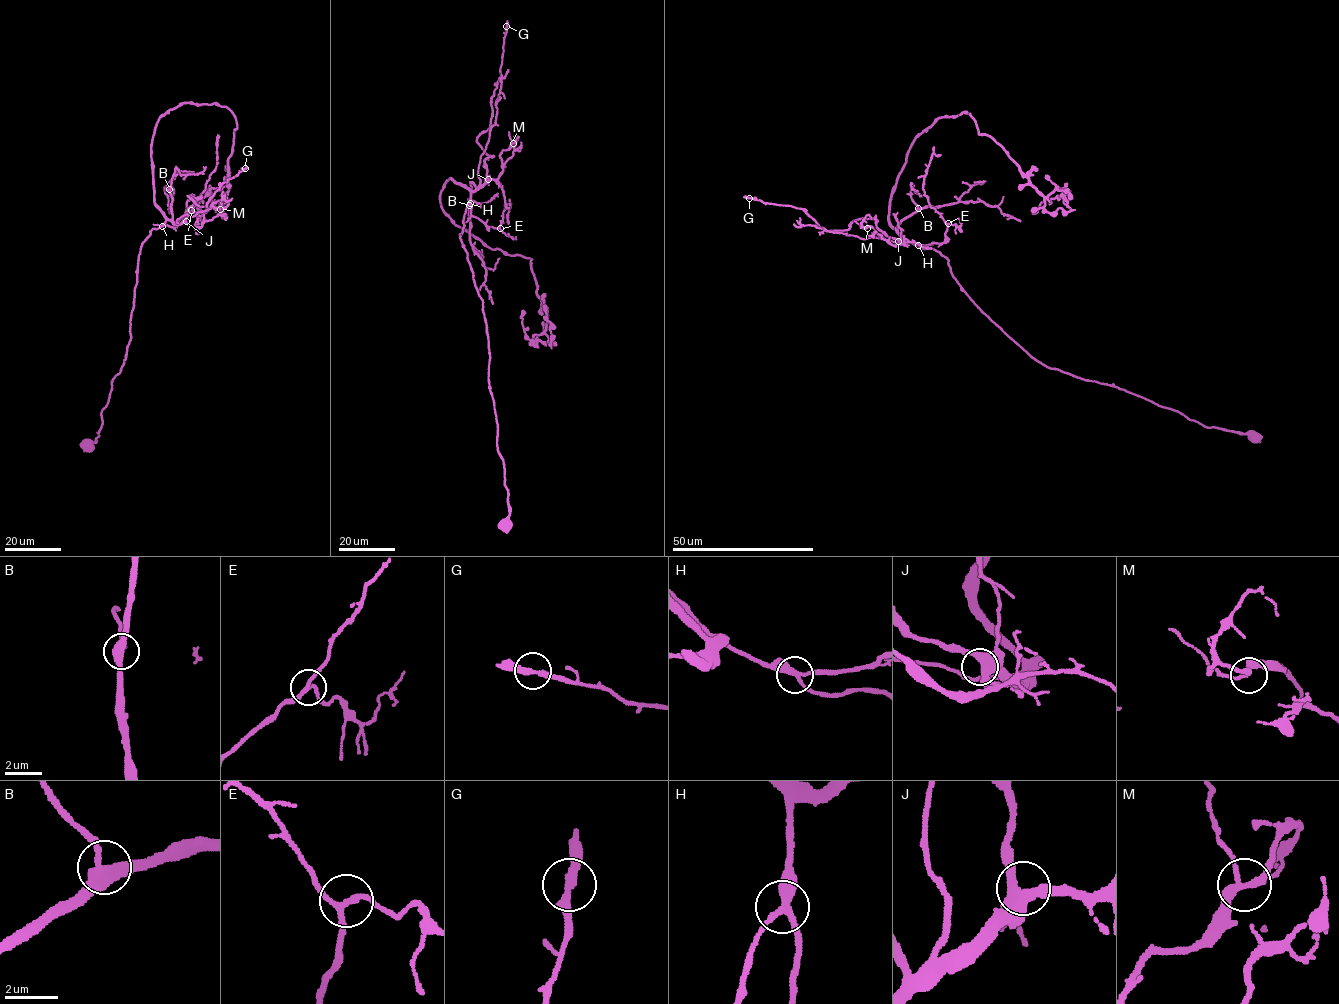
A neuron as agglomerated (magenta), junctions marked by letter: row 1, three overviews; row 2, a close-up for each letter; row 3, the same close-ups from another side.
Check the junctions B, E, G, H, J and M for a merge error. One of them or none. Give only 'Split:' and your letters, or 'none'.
Split: none

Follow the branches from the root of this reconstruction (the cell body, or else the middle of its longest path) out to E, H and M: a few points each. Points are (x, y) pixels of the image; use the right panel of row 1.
E: (1252, 437), (1205, 427), (1123, 389), (1036, 361), (969, 296), (946, 258), (919, 246), (942, 243), (948, 223)
H: (1252, 437), (1205, 427), (1123, 389), (1043, 365), (978, 307), (952, 275), (946, 258), (932, 248), (918, 246)
M: (1252, 437), (1205, 427), (1123, 389), (1043, 365), (978, 307), (946, 258), (908, 240), (890, 244), (867, 228)

